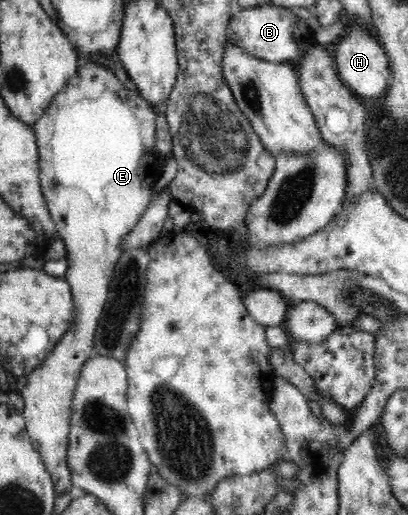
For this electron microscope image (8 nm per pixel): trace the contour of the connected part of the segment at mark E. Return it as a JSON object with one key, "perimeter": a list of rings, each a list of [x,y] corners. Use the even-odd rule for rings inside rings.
{"perimeter":[[[87,62],[79,64],[77,74],[68,80],[33,126],[39,151],[41,190],[57,232],[66,246],[68,267],[63,278],[71,286],[75,303],[70,327],[42,363],[29,373],[26,385],[20,391],[24,398],[22,415],[26,432],[46,464],[56,493],[76,493],[67,460],[74,392],[83,365],[92,355],[94,334],[108,300],[113,270],[123,254],[121,242],[135,228],[152,199],[159,161],[155,152],[156,116],[157,111],[142,97],[125,88],[113,71],[95,62]],[[85,100],[97,100],[95,120],[93,116],[85,116],[85,112],[93,112],[93,106],[87,106],[87,110],[83,106],[81,110],[81,102]]]}

